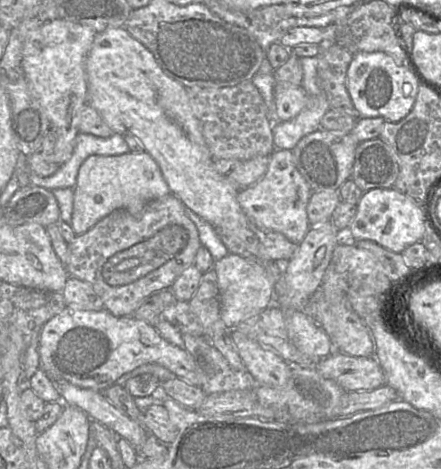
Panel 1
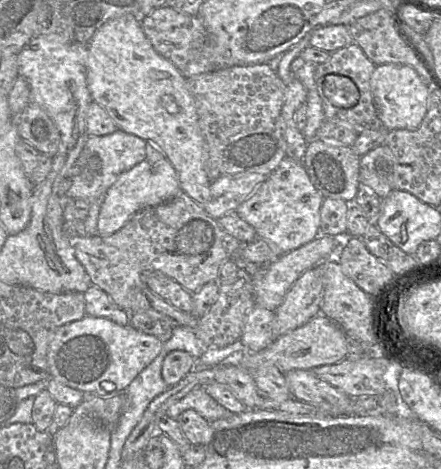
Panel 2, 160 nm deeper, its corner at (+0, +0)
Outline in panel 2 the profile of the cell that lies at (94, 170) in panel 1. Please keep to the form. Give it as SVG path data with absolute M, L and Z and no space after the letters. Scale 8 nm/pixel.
M164 159L158 162L144 160L129 171L119 175L101 200L97 230L100 236L110 236L119 231L137 212L158 206L181 192L177 173L172 164Z

